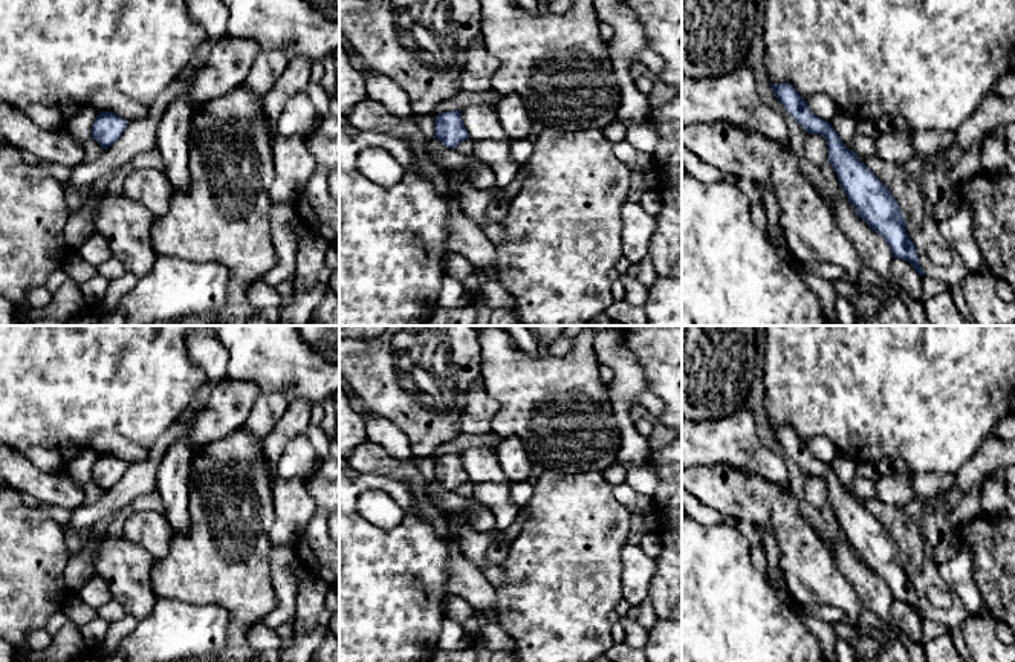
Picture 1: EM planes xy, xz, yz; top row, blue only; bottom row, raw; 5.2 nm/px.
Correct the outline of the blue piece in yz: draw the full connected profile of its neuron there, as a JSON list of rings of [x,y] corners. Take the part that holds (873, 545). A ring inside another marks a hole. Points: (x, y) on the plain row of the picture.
[[[780,425],[770,430],[786,454],[809,475],[827,483],[829,505],[839,527],[859,560],[884,579],[894,601],[908,604],[919,618],[925,618],[914,586],[906,575],[906,564],[897,543],[879,520],[848,492],[832,466],[810,454],[807,443],[792,427]]]

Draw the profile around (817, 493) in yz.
[[[807,477],[804,494],[809,505],[819,509],[829,501],[827,483],[821,477]]]

